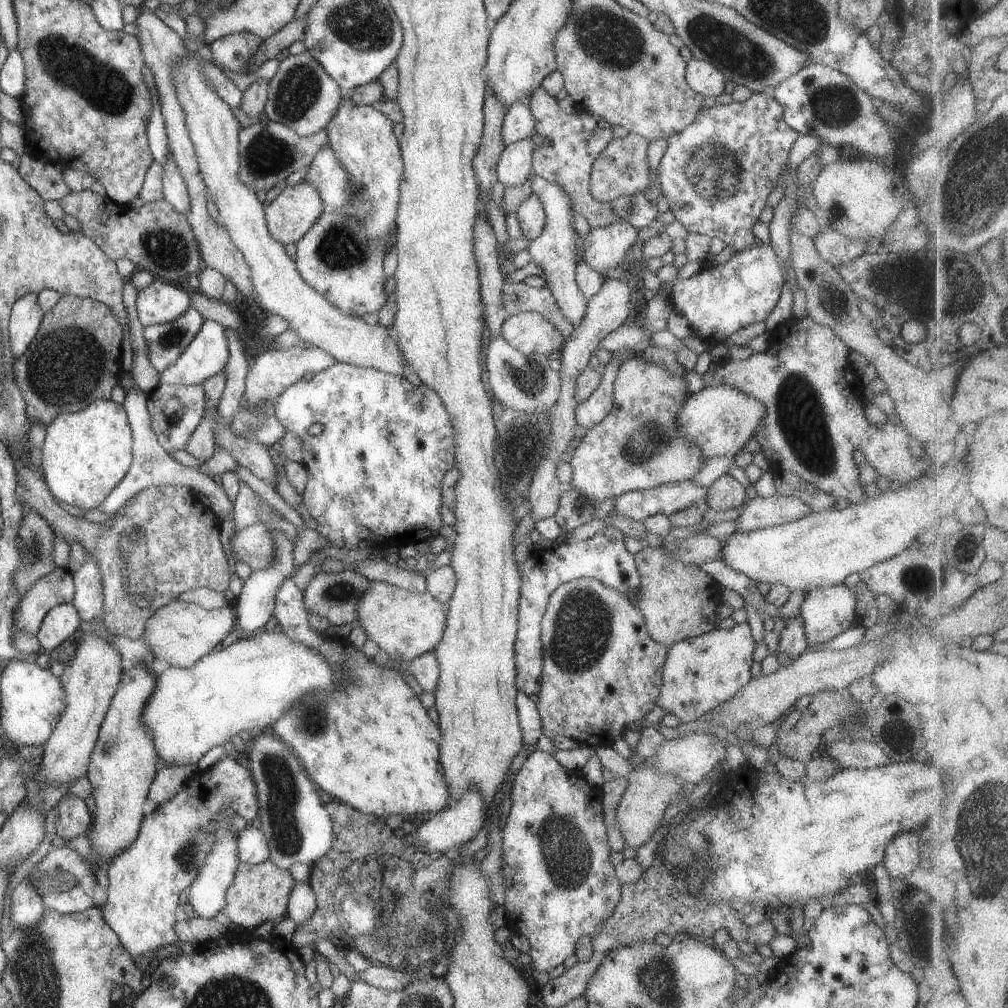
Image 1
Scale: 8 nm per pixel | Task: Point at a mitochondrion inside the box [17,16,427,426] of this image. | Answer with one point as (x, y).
(108, 91)

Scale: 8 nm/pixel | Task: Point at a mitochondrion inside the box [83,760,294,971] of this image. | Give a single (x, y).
(186, 857)

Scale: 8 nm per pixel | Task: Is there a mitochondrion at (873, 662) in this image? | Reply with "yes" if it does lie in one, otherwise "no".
no

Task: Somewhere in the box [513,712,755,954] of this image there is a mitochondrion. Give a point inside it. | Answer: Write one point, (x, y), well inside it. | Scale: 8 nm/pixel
(564, 847)

